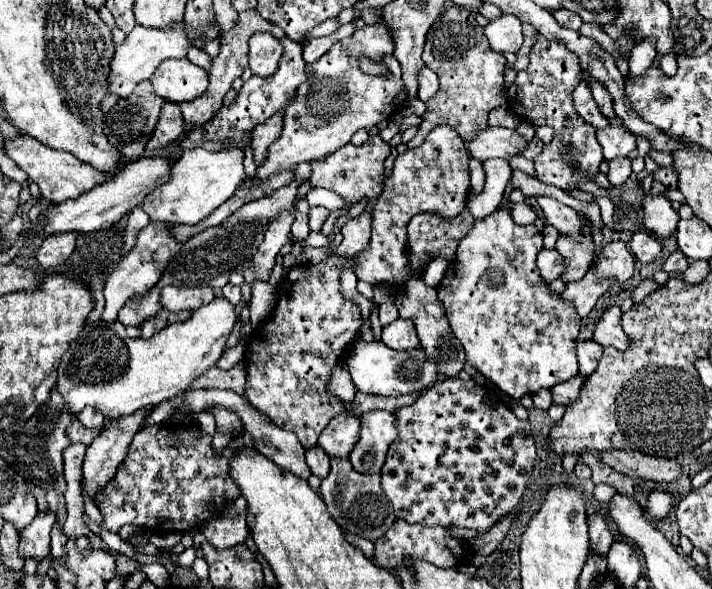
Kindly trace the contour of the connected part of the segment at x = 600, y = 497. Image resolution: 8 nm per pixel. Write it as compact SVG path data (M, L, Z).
M597 485L597 487L595 487L595 491L593 491L595 499L597 499L597 501L601 501L601 503L607 503L607 501L609 501L609 497L611 497L611 495L615 495L615 493L617 493L617 489L615 489L615 487L611 487L611 485Z

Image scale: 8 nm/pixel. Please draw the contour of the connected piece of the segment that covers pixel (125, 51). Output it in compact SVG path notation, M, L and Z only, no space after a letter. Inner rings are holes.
M177 23L169 29L145 29L137 25L131 33L127 33L125 41L115 45L111 71L109 71L109 93L117 95L119 99L129 97L129 93L135 89L139 81L149 79L161 61L165 59L183 59L187 55L187 49L191 47L191 41L187 39L185 23Z

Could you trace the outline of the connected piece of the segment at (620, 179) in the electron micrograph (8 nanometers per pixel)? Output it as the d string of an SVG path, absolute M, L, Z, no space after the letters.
M617 157L617 159L609 161L607 179L609 179L611 187L621 187L629 175L631 175L631 159L629 157Z

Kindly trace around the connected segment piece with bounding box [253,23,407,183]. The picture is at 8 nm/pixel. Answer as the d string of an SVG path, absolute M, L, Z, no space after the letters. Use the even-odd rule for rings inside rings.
M383 23L365 25L363 29L357 29L353 37L335 43L321 59L307 65L307 77L309 79L299 87L295 101L285 109L283 133L269 147L267 161L257 167L255 183L281 169L295 169L303 161L315 161L331 155L339 147L347 145L355 131L369 131L373 125L387 121L407 101L401 65L393 57L393 39ZM359 55L383 61L389 67L391 77L381 79L365 75L357 63Z

